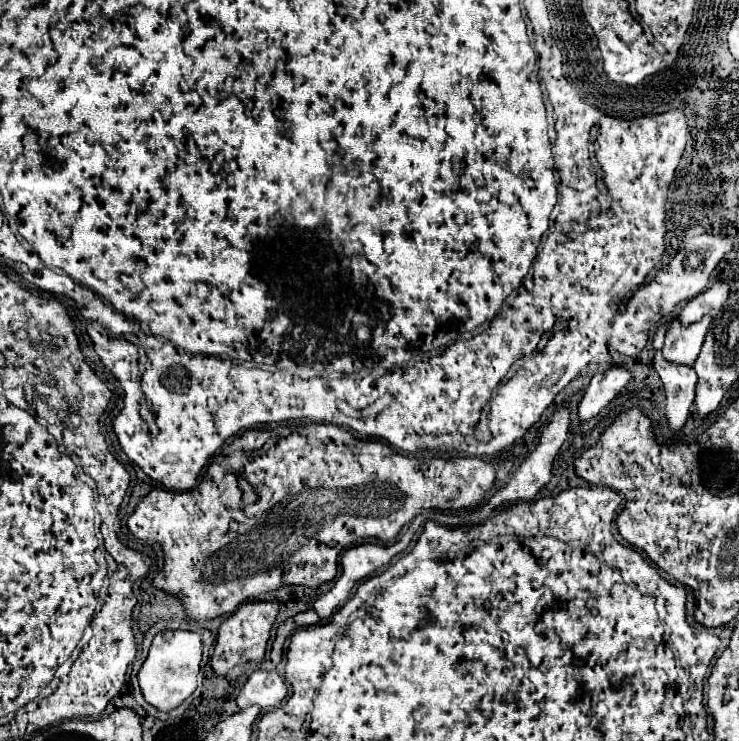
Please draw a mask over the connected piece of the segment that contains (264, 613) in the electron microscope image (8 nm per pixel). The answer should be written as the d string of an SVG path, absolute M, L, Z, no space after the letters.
M271 601L247 603L247 605L241 605L237 613L233 613L227 621L221 623L219 633L217 633L217 641L215 641L215 651L211 655L211 667L217 677L233 679L231 675L233 675L235 665L241 665L251 659L255 665L263 661L265 647L269 641L269 631L271 631L271 625L275 621L277 611L279 611L279 605L271 603Z

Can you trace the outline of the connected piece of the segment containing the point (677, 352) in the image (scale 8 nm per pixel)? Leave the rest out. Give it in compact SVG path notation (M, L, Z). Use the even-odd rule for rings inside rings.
M703 317L701 321L689 325L689 327L681 327L679 323L671 327L671 331L665 335L665 343L663 343L663 357L667 361L679 363L679 365L689 365L693 367L701 345L705 341L705 335L711 327L709 317Z

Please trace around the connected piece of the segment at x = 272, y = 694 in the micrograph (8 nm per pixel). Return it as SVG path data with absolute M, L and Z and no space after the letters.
M259 669L243 685L237 697L237 705L239 709L247 709L249 705L257 705L261 709L273 709L285 699L285 695L287 685L281 679L281 675L277 671Z

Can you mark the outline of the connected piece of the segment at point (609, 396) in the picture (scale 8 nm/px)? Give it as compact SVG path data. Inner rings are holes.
M613 367L607 373L597 373L583 393L583 399L577 407L579 411L577 419L583 423L597 417L599 411L605 409L621 393L621 389L629 383L629 379L631 375L619 367Z

